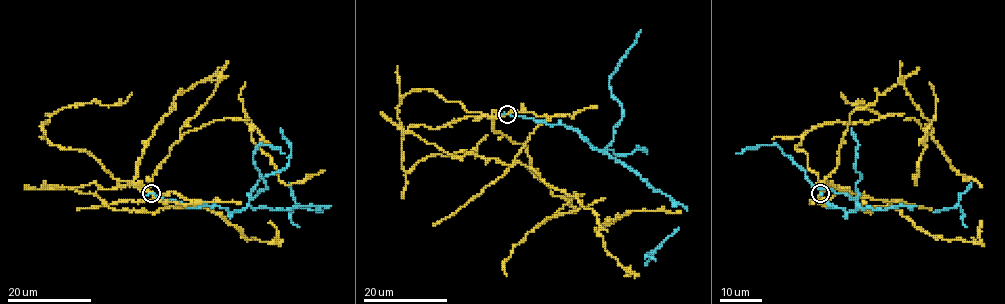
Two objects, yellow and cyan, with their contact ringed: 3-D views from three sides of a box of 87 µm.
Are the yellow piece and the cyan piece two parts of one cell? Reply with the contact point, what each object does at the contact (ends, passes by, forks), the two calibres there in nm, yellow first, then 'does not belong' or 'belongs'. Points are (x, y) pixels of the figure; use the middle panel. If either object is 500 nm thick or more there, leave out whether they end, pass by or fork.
place (507, 114); yellow passes by; cyan ends; calibres 170 and 240 nm; does not belong

